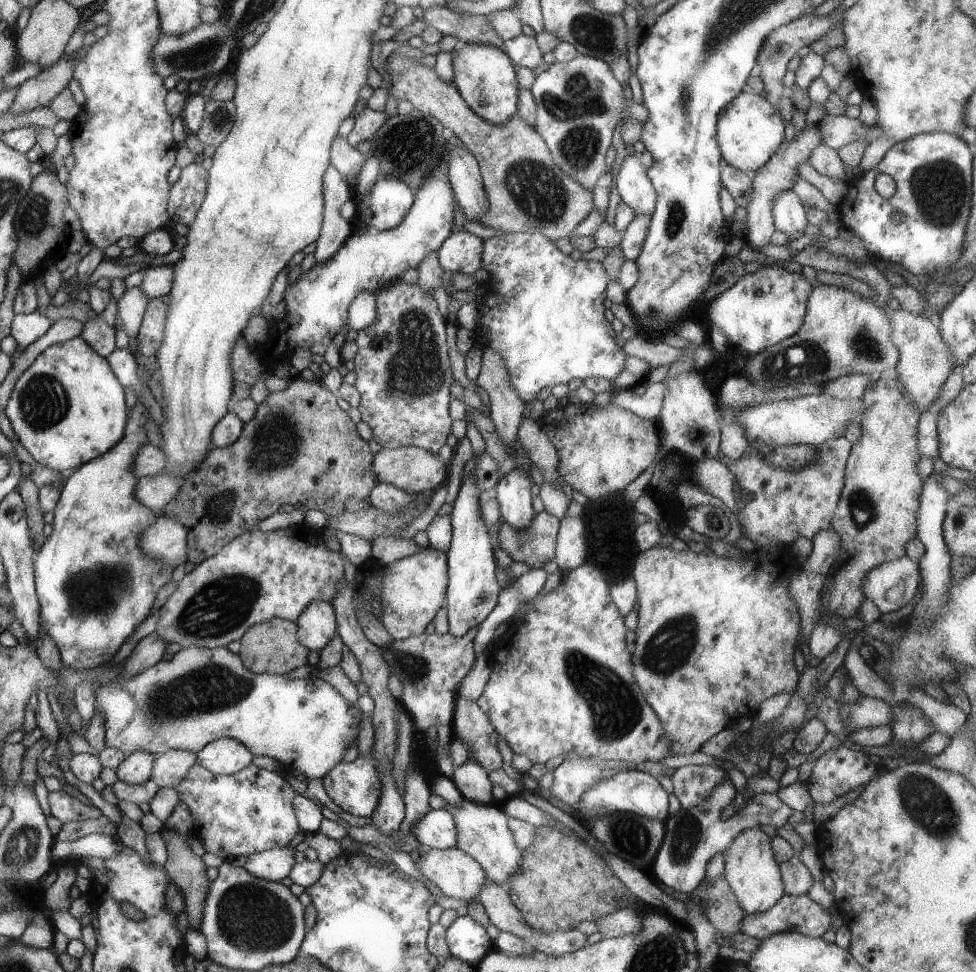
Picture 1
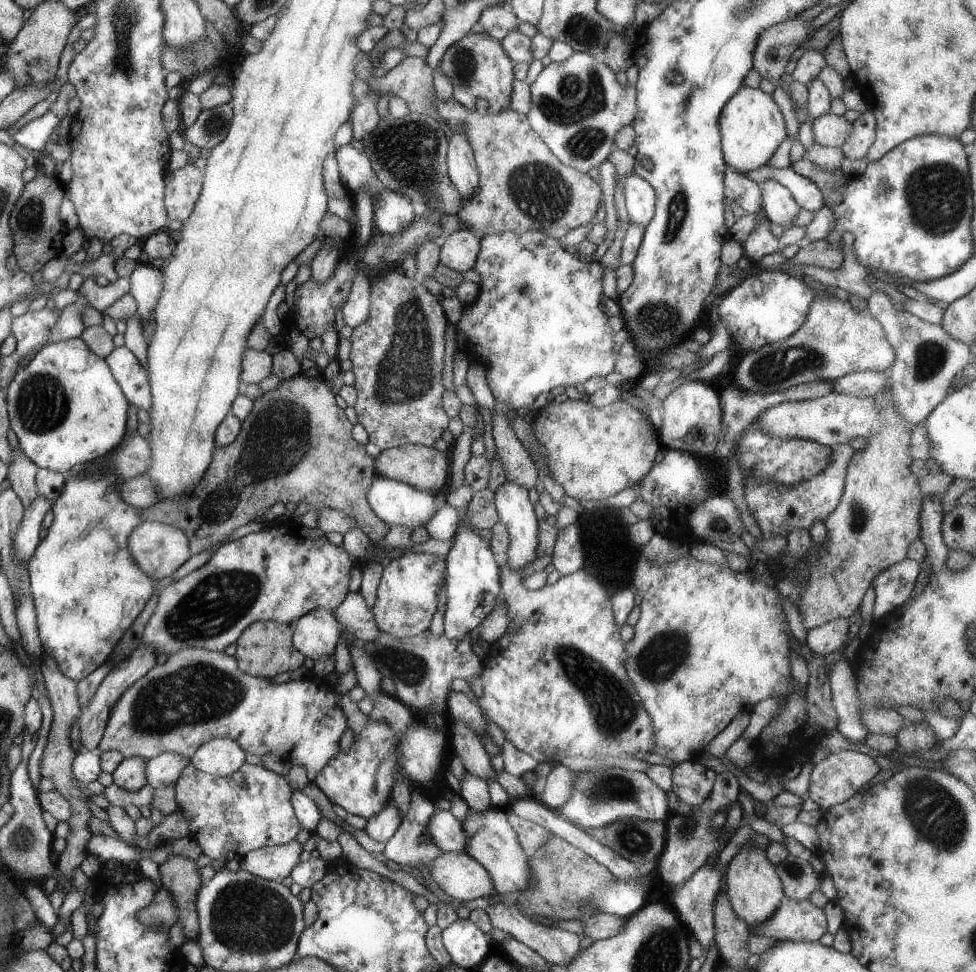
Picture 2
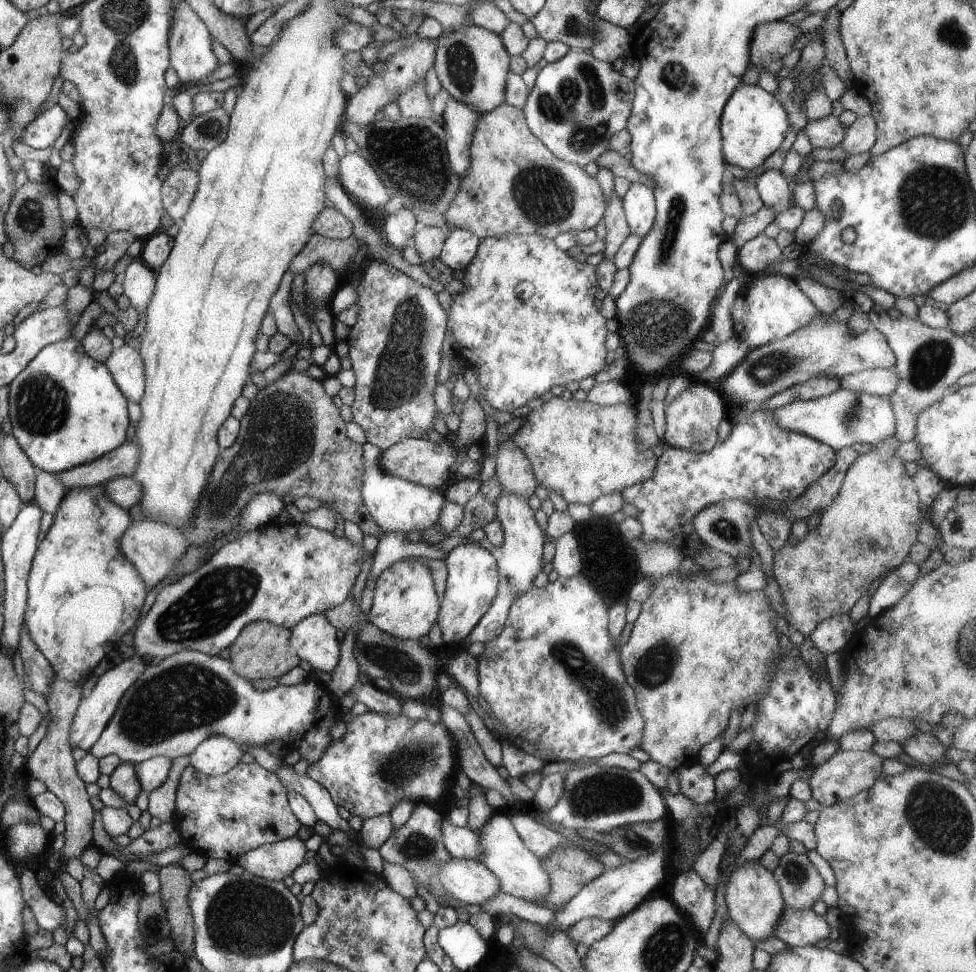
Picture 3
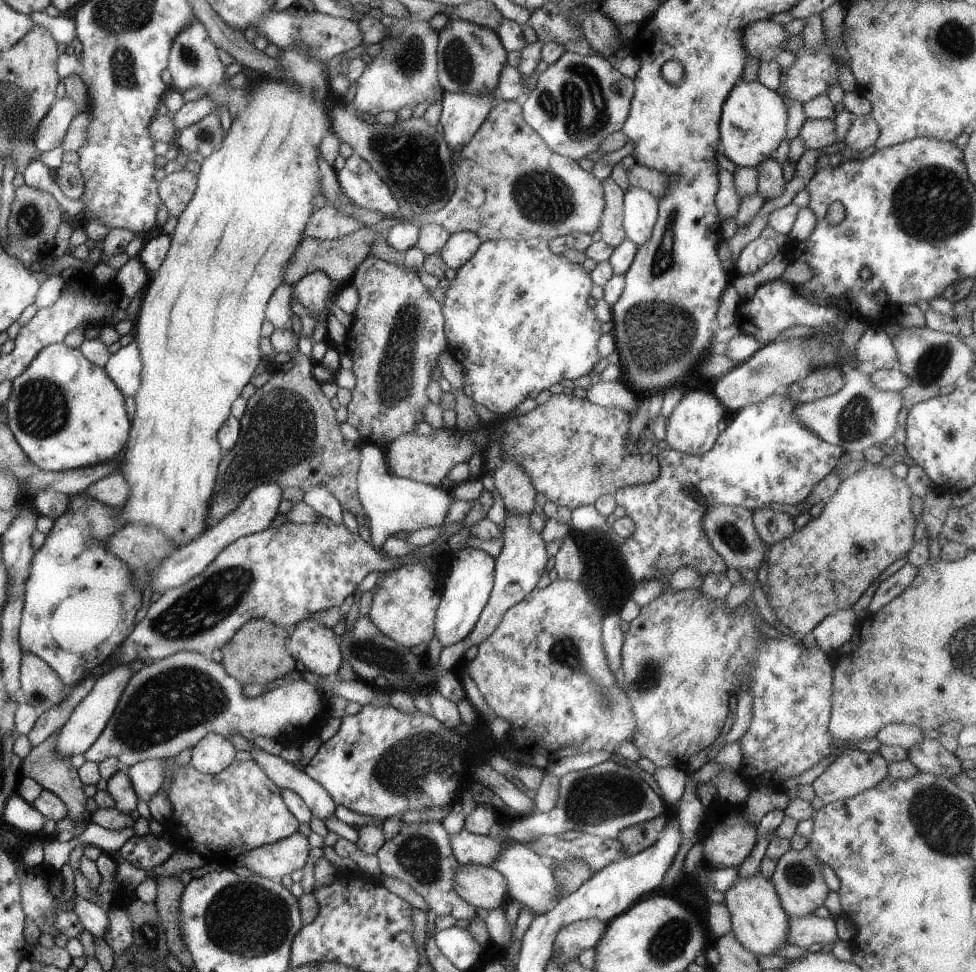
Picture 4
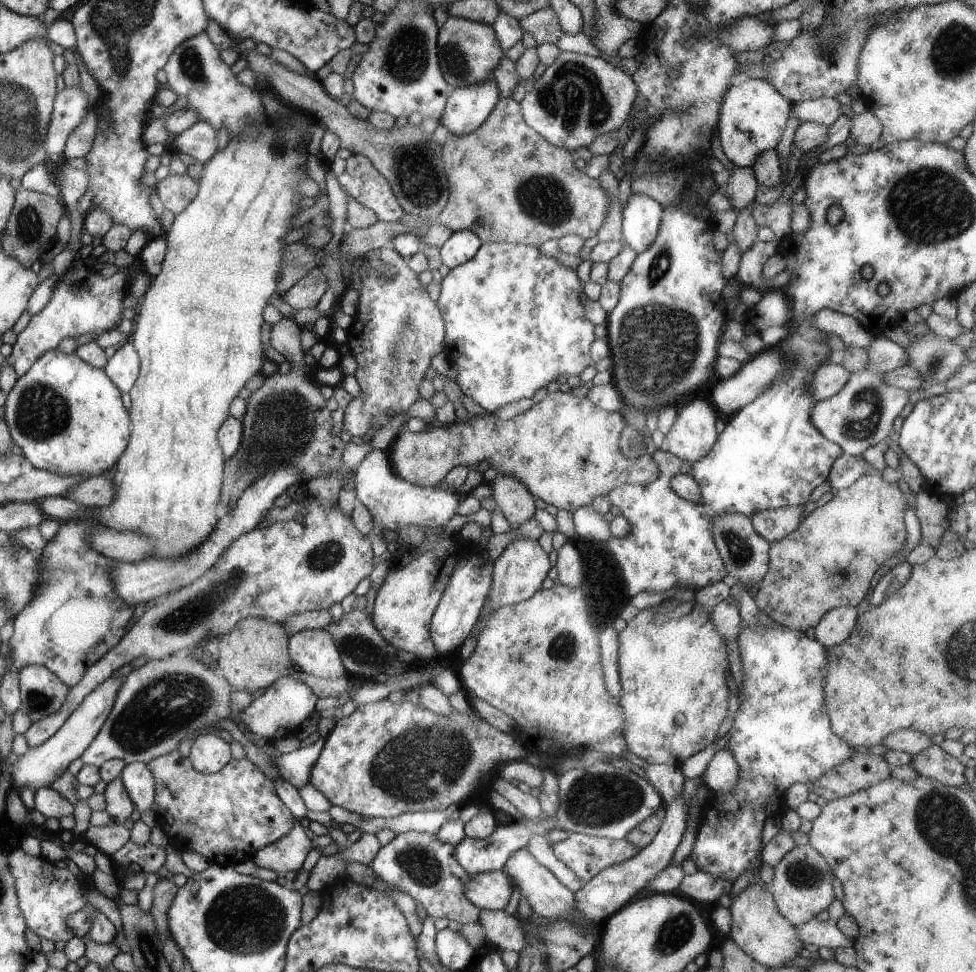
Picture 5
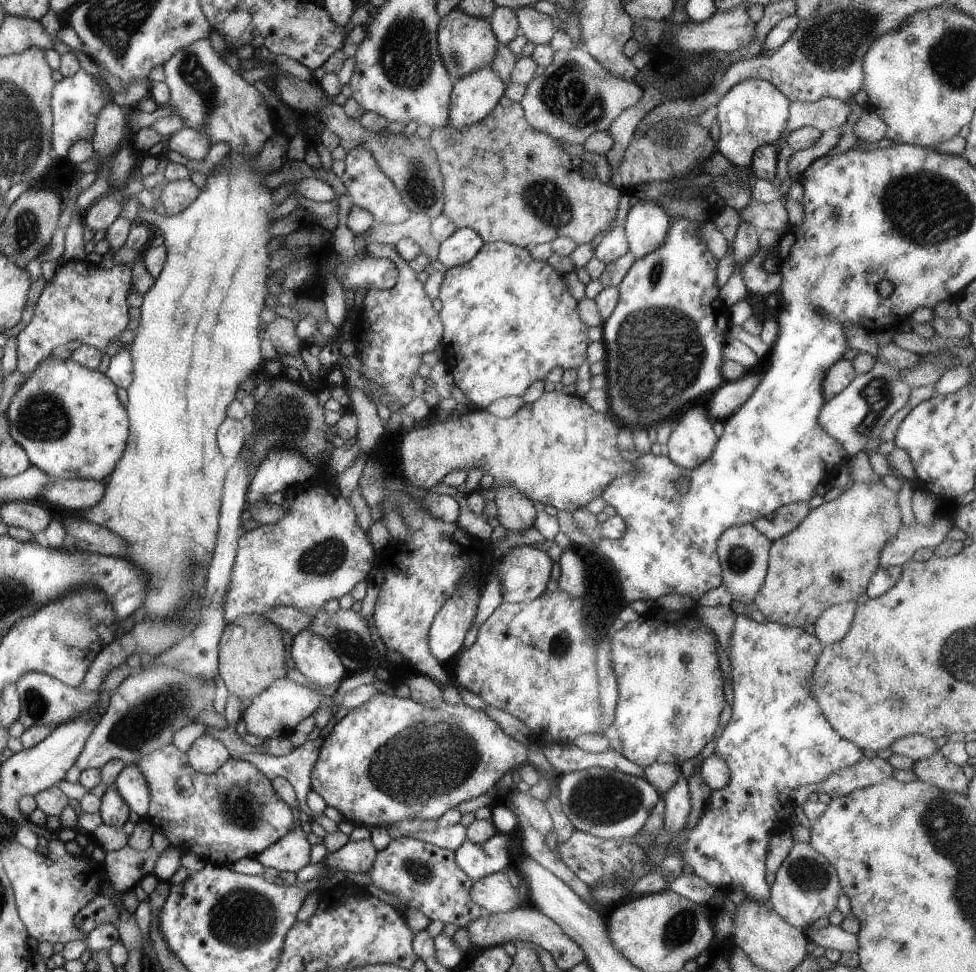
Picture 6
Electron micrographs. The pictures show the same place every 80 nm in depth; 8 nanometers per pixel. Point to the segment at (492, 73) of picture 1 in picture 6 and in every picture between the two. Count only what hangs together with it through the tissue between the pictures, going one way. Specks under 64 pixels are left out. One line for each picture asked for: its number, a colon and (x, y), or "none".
2: (477, 65)
3: (472, 64)
4: (470, 58)
5: (468, 52)
6: (465, 43)

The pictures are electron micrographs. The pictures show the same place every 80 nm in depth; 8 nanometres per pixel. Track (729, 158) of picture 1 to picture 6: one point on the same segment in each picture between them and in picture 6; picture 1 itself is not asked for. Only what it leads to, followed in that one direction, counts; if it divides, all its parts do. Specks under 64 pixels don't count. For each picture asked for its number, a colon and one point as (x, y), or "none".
2: (752, 128)
3: (753, 123)
4: (753, 120)
5: (753, 114)
6: (753, 113)

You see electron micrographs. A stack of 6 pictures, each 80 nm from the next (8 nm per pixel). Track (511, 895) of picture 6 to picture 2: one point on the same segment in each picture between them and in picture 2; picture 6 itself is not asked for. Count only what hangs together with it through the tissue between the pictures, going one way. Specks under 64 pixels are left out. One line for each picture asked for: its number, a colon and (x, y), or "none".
2: (457, 874)
3: (467, 880)
4: (483, 887)
5: (491, 890)

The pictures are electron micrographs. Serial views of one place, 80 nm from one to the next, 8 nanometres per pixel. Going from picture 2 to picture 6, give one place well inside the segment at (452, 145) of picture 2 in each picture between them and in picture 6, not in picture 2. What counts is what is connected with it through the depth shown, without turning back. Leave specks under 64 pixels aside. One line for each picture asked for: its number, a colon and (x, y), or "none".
3: (458, 119)
4: (462, 114)
5: (467, 108)
6: (474, 96)

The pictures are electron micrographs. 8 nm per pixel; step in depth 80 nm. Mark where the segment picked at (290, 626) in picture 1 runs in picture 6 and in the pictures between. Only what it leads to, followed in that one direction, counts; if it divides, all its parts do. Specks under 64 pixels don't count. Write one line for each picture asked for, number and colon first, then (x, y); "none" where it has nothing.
2: (264, 649)
3: (261, 650)
4: (257, 654)
5: (254, 655)
6: (252, 657)

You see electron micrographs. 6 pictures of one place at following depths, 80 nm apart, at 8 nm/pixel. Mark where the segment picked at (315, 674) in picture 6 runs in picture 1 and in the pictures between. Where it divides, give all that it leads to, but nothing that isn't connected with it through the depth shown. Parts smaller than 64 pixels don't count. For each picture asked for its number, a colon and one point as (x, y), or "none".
1: (317, 624)
2: (315, 634)
3: (314, 640)
4: (314, 645)
5: (314, 651)

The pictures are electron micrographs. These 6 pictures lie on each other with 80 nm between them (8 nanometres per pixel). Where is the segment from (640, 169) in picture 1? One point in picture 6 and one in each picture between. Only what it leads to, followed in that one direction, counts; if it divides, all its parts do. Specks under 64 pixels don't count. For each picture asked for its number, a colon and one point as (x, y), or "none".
2: (640, 197)
3: (639, 206)
4: (640, 208)
5: (642, 215)
6: (646, 225)

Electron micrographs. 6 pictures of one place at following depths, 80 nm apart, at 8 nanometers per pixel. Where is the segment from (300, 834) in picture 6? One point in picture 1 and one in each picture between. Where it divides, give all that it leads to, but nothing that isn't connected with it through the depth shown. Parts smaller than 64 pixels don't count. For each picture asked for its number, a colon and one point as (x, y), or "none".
1: (273, 865)
2: (274, 863)
3: (275, 861)
4: (273, 860)
5: (289, 853)

